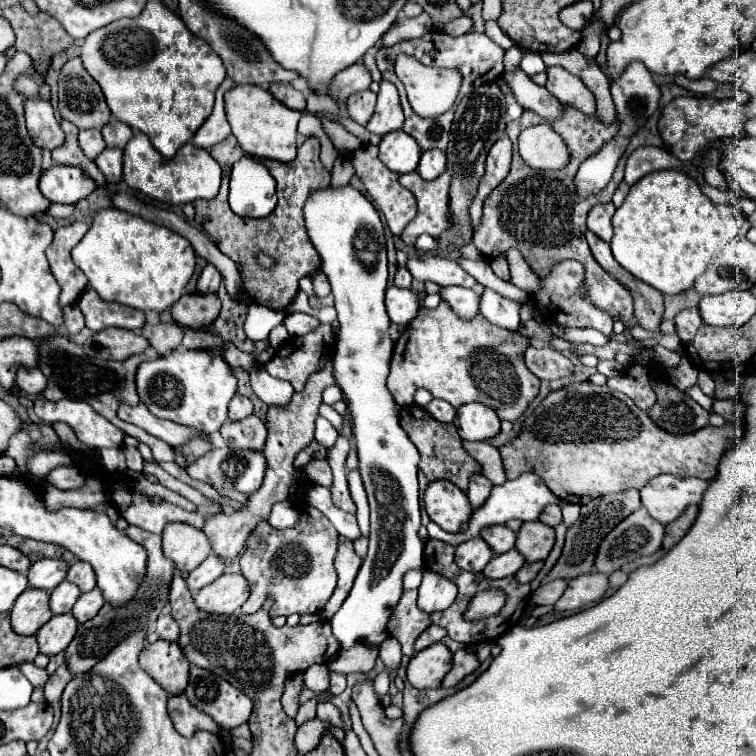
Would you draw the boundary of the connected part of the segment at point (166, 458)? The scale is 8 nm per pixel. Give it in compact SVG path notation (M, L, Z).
M52 336L48 342L42 342L40 344L40 370L44 372L44 376L48 378L48 388L46 392L42 394L46 400L62 400L62 398L68 398L68 400L82 400L82 402L88 402L100 416L104 416L106 420L110 420L116 428L122 428L124 434L128 436L134 436L138 442L147 444L157 463L161 462L173 462L174 454L172 447L156 436L150 436L148 432L144 432L142 428L138 426L132 426L128 422L122 422L118 416L116 416L116 410L118 410L118 404L120 402L128 402L128 404L138 404L140 398L138 398L138 392L136 392L136 384L134 384L134 376L136 376L136 370L142 362L146 360L154 360L154 358L160 358L160 354L154 354L154 356L146 356L146 354L138 354L138 356L132 356L128 358L126 362L96 362L96 360L90 360L84 356L82 352L82 346L76 346L74 342L70 342L68 338L64 336Z

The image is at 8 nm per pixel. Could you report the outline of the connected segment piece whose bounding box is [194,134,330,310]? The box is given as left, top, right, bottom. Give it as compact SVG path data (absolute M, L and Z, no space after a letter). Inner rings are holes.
M230 134L226 140L212 146L210 154L222 166L222 186L220 186L220 192L216 194L216 198L194 202L196 222L202 224L202 228L208 232L208 236L214 238L220 252L238 264L244 290L252 302L268 306L272 310L286 310L298 292L298 280L302 276L310 276L320 270L320 256L314 250L314 246L310 244L310 238L308 238L306 226L304 226L304 214L302 214L306 198L314 190L330 184L330 172L320 162L320 142L316 138L302 140L302 144L298 146L298 156L292 164L264 160L264 166L268 168L268 172L272 174L272 178L278 184L276 186L278 204L276 204L274 212L268 214L266 218L242 218L242 216L234 214L228 206L228 180L230 180L232 164L246 156L244 150L238 146L236 138ZM256 252L266 252L266 254L274 256L276 266L272 270L258 268L256 258L254 258Z

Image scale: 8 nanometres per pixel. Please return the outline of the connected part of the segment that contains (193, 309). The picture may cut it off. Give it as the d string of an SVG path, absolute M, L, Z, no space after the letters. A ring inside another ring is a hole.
M184 294L172 306L172 318L180 326L194 330L210 326L220 314L220 300L216 294Z

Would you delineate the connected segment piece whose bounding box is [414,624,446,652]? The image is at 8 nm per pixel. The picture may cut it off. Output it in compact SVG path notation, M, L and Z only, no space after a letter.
M432 624L430 628L426 628L426 630L418 636L418 640L416 640L414 648L416 648L416 652L420 652L422 648L428 648L428 646L432 646L432 644L440 642L444 636L446 636L446 630L444 630L444 628L440 628L440 626L434 626L434 624Z

